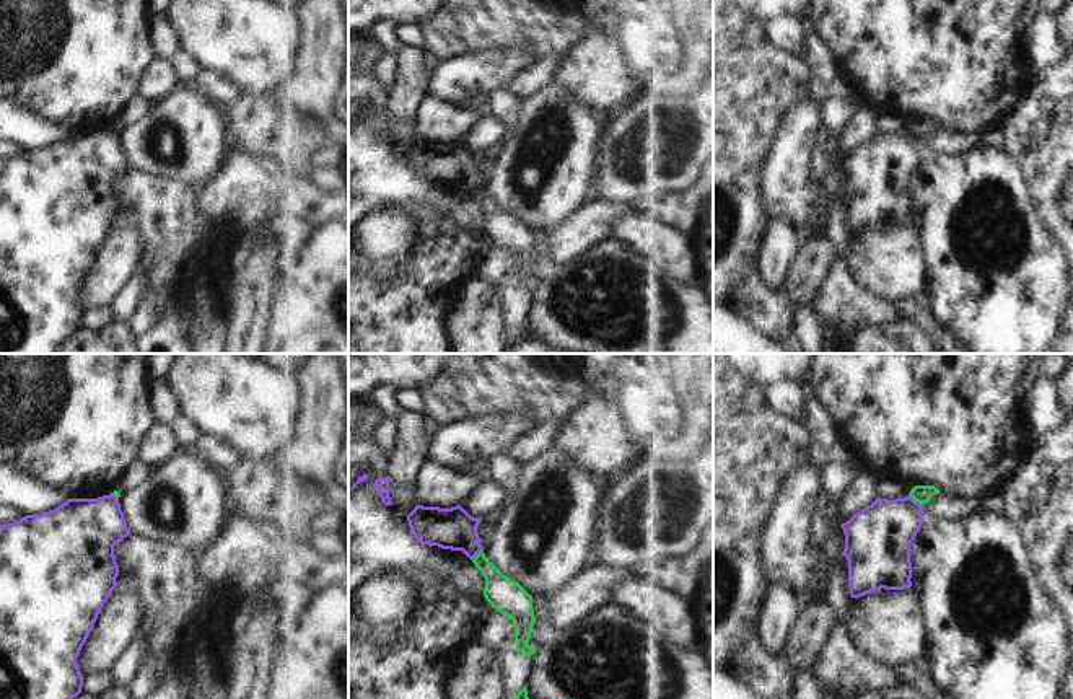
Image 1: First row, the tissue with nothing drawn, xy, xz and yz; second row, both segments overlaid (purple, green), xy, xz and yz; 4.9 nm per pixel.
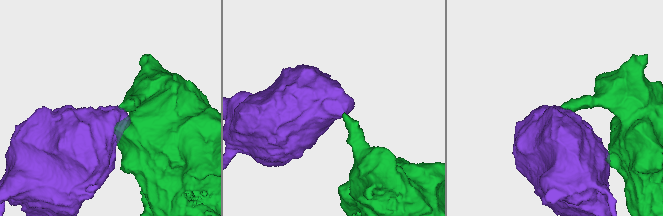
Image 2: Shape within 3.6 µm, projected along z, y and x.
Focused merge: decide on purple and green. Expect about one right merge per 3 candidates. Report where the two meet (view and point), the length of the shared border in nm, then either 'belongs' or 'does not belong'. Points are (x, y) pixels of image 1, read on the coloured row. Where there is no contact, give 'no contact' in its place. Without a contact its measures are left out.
yz (914, 501) | 90 nm | does not belong

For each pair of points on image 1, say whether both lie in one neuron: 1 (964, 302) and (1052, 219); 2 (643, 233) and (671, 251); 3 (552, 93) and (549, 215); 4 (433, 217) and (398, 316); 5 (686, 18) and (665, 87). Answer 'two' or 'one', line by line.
1: two
2: one
3: one
4: one
5: one

